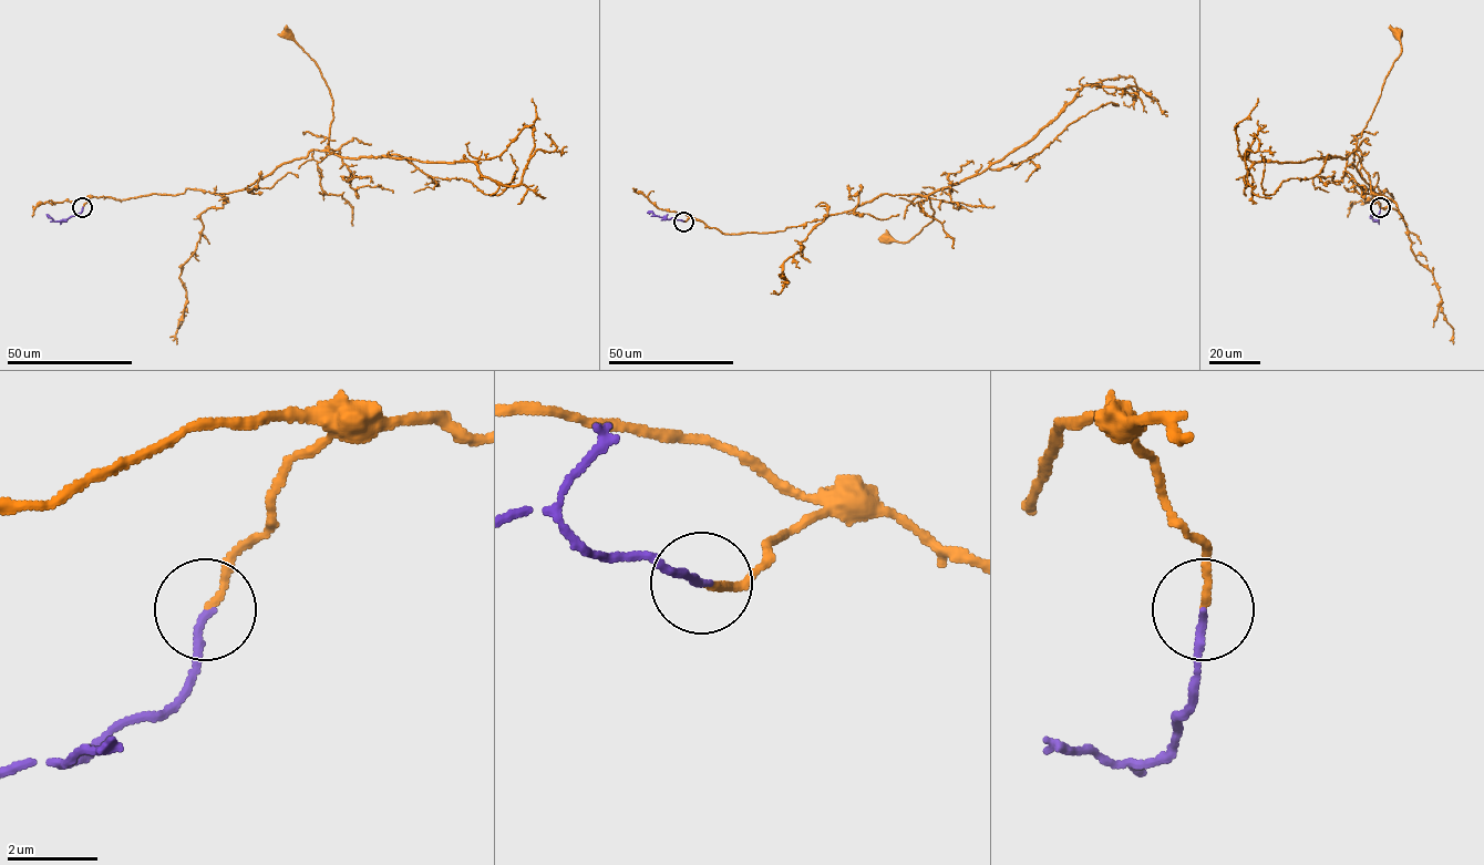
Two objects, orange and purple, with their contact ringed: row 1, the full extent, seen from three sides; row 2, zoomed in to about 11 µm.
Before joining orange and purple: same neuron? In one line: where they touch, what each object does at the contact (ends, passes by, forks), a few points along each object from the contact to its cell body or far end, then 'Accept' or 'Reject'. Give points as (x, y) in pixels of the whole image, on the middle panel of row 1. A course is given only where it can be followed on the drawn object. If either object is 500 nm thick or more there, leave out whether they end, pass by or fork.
Place: (683, 222). At the ring orange ends. At the ring purple ends. Course of orange: (683, 220), (694, 217), (723, 233), (768, 233), (884, 194), (929, 197), (934, 219), (907, 242), (888, 240). Course of purple: (683, 220), (647, 213). Accept

